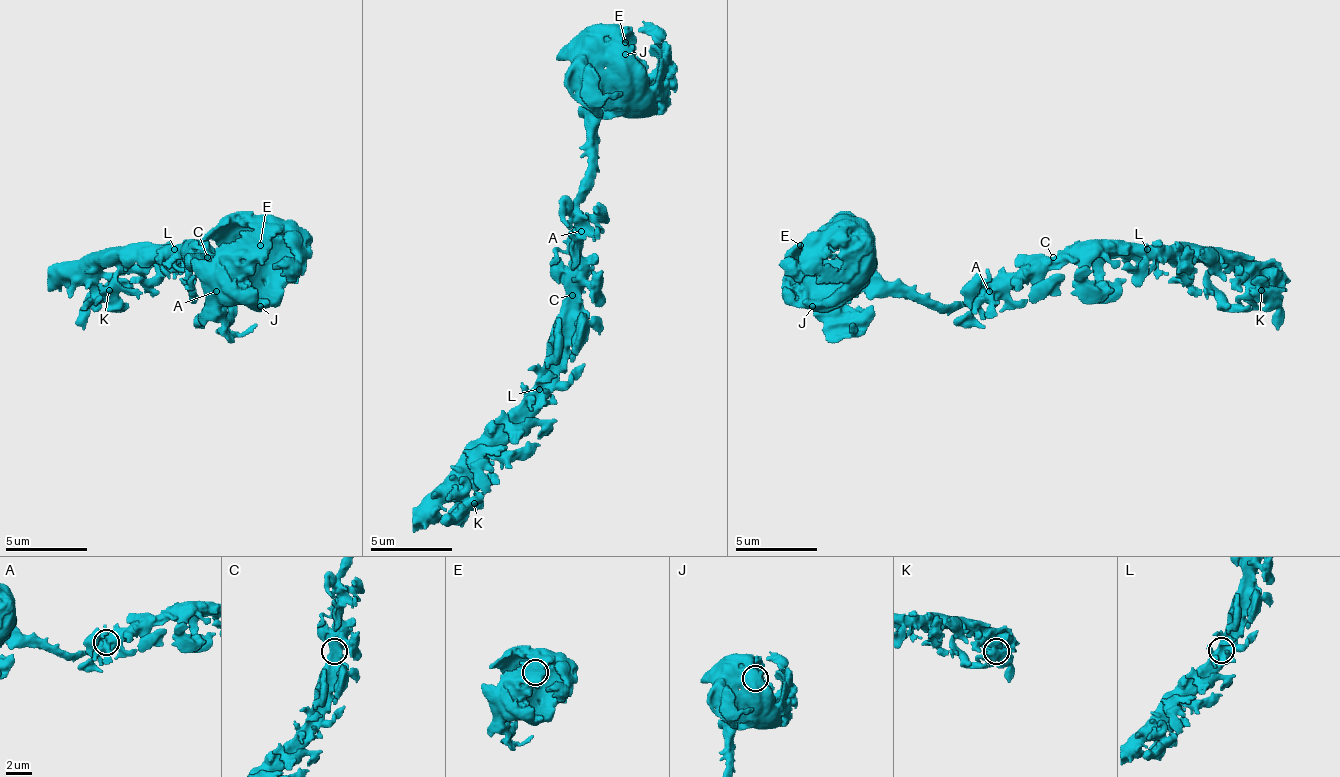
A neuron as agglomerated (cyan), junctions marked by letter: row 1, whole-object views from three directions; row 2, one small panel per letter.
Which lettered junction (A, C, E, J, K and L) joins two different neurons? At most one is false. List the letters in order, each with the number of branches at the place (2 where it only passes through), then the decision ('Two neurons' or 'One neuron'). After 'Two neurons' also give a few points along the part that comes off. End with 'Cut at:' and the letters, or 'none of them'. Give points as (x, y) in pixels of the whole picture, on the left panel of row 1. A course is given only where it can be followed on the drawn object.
A: Branches: 5. One neuron
C: Branches: 2. One neuron
E: Branches: 2. One neuron
J: Branches: 2. One neuron
K: Branches: 4. One neuron
L: Branches: 6. One neuron
Cut at: none of them

